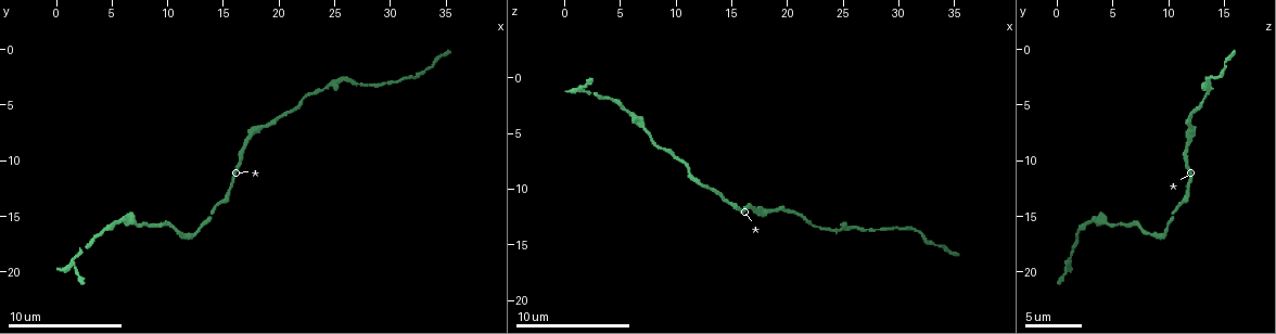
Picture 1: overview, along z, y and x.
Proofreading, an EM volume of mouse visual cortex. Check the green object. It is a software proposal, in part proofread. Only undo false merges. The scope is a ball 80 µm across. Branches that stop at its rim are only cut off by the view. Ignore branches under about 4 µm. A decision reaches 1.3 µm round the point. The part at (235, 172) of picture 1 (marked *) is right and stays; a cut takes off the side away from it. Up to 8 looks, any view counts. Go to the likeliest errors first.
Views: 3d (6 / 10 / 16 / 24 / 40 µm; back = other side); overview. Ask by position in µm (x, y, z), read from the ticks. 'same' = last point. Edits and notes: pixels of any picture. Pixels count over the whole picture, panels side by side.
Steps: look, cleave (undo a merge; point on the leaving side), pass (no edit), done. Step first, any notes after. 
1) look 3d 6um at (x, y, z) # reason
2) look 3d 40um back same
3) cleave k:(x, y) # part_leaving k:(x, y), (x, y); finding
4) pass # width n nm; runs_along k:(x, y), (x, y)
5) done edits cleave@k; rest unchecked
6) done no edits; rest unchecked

look 3d 16um at (7.4, 15.8, 4.8) # calibre changes

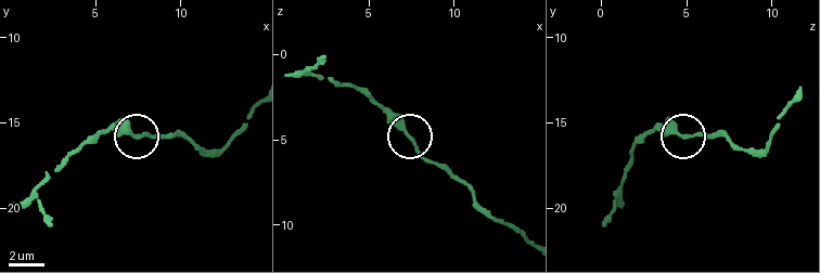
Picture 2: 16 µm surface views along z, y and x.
pass # runs_along 2:(526, 236), (484, 211), (372, 100); one neuron here

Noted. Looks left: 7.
look 3d 10um at (2.0, 18.4, 1.4) # narrows sharply

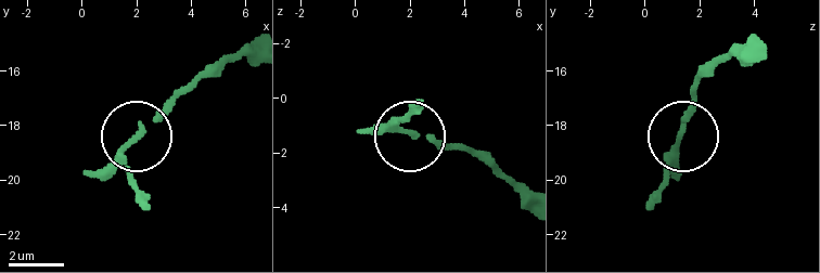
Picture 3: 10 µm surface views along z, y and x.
pass # runs_along 3:(250, 56), (215, 64), (110, 161), (84, 173); continuous, no second neuron

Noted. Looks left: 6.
look 3d 10um at (17.0, 8.8, 11.6) # thick turns thin

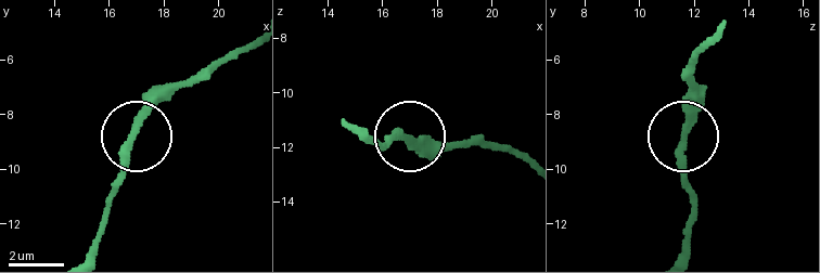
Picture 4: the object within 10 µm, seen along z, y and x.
pass # runs_along 4:(113, 197), (131, 137), (180, 83); all the same neuron

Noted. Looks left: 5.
look 3d 10um at (14.2, 14.2, 10.8) # calibre changes

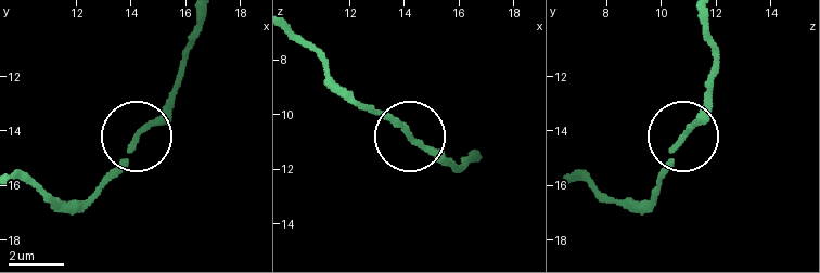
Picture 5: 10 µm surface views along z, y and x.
pass # runs_along 5:(189, 54), (175, 94), (100, 183); all the same neuron

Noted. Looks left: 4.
done no edits; rest unchecked

